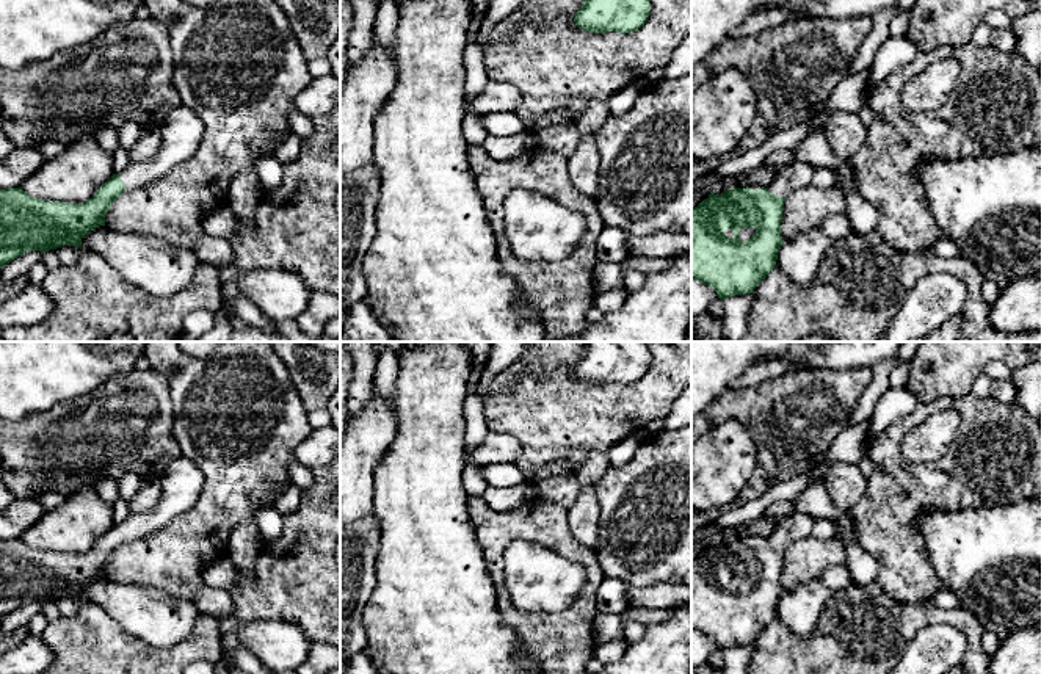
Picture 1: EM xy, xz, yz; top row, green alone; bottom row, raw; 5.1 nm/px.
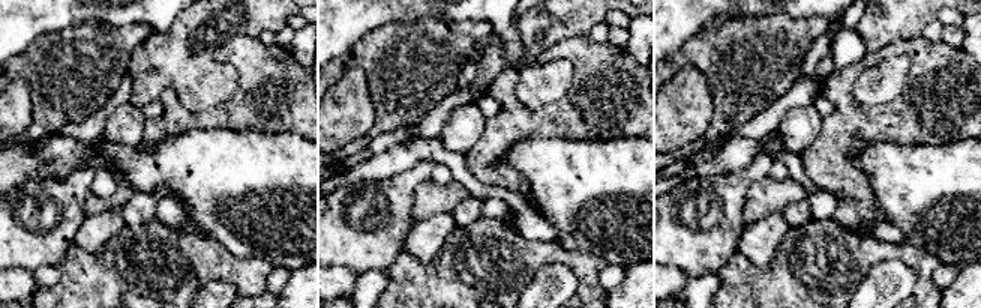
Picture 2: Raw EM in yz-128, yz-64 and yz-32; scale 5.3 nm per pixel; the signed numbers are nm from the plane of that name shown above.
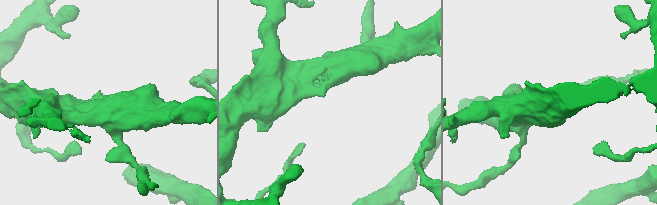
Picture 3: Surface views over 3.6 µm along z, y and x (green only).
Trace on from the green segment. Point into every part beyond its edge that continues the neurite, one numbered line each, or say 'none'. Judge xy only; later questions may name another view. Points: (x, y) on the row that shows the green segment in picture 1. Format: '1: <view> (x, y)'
1: xy (182, 129)

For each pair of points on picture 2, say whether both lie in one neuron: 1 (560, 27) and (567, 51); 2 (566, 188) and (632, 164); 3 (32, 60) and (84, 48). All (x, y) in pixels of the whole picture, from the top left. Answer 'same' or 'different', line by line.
1: different
2: same
3: same

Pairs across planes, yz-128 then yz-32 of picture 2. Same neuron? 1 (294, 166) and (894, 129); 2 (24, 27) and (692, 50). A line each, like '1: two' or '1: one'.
1: two
2: two

